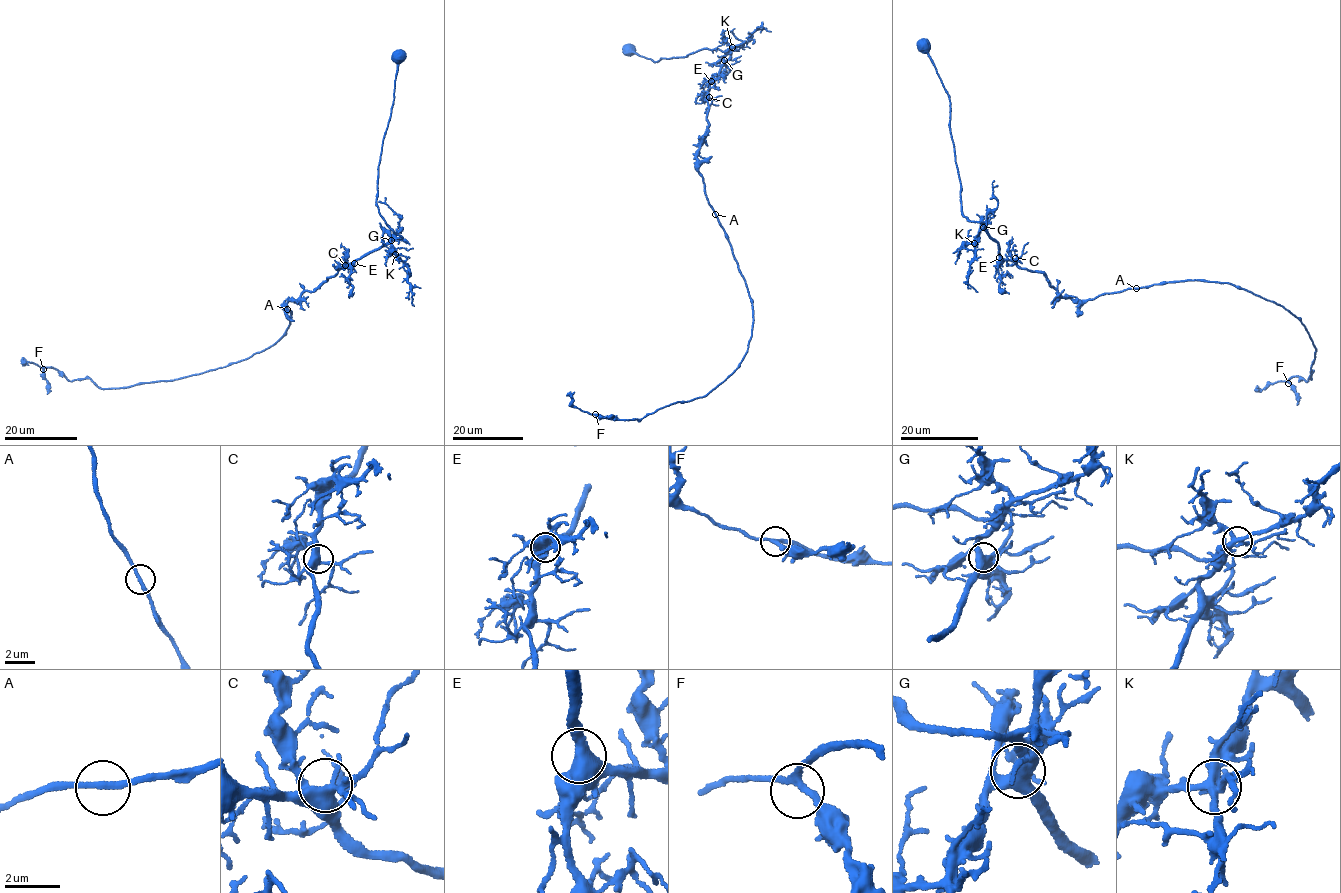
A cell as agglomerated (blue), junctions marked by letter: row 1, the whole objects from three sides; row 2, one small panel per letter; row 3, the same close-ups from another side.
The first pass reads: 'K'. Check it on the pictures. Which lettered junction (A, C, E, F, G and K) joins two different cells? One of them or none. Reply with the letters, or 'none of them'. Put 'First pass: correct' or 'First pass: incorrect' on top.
First pass: correct
K

